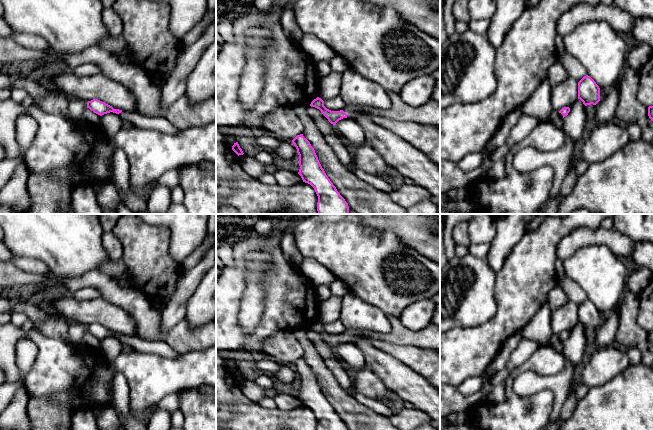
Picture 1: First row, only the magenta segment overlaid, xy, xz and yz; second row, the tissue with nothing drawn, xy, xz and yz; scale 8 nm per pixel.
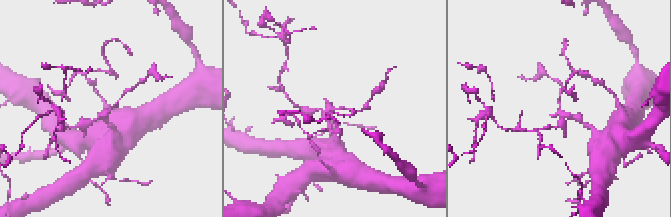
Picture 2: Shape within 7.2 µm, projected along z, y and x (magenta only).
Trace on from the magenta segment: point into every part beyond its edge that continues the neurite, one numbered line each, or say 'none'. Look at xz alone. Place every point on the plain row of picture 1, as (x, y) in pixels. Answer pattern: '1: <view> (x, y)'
1: xz (351, 334)

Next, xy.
1: xy (161, 348)

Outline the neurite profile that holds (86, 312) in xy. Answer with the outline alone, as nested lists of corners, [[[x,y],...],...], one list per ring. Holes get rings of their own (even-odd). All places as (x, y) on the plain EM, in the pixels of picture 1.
[[[73,295],[62,296],[54,301],[53,312],[86,327],[98,323],[114,333],[136,336],[136,324],[131,316],[102,297],[78,300]]]

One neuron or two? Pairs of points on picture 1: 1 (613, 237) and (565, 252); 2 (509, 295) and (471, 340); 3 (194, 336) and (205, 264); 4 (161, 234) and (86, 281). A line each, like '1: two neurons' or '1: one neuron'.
1: one neuron
2: one neuron
3: two neurons
4: two neurons

